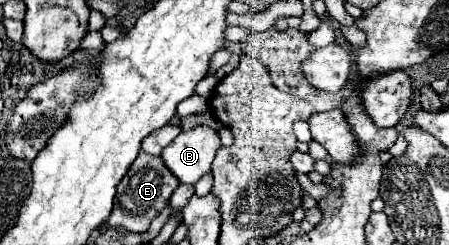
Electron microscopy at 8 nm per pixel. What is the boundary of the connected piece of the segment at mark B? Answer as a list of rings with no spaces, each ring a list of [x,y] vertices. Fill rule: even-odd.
[[[208,125],[180,133],[164,151],[162,161],[180,183],[194,185],[212,169],[216,151],[222,147],[220,137]]]

